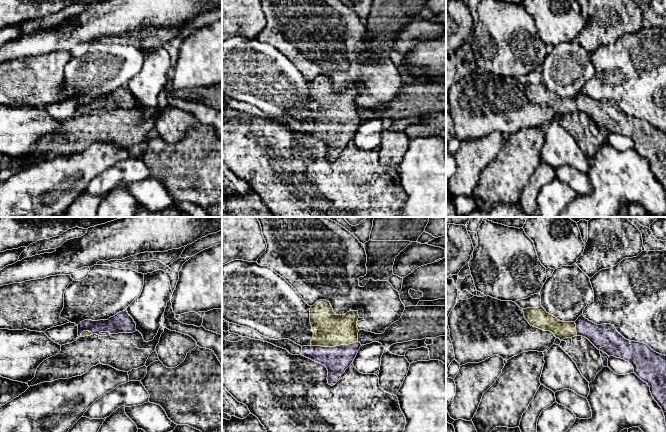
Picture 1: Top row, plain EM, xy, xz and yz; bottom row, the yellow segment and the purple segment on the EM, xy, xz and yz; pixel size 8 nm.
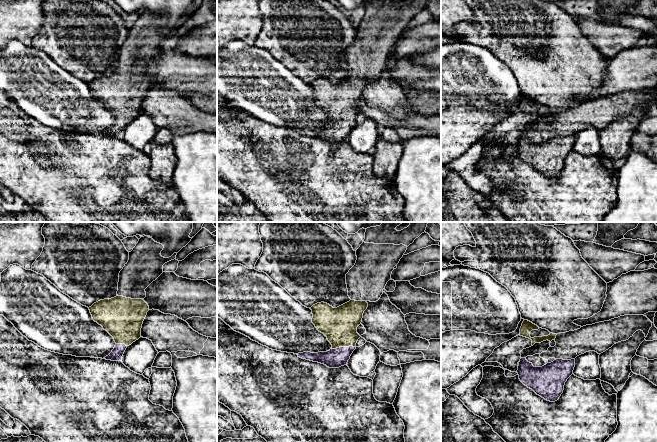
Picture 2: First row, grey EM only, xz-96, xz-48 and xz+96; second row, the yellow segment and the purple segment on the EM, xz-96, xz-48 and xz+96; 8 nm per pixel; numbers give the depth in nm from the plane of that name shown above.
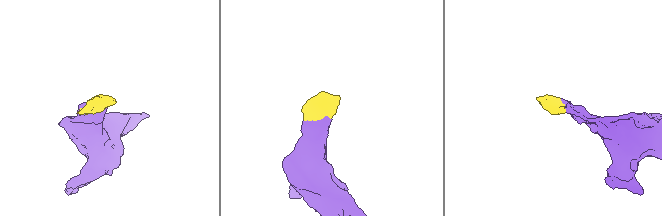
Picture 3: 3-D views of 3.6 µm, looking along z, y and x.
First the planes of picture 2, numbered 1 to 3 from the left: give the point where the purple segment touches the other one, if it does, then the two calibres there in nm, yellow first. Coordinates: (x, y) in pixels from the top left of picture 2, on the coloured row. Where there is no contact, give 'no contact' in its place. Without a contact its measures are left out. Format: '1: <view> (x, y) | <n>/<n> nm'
1: xz-96 (121, 343) | 320/100 nm
2: xz-48 (343, 346) | 280/160 nm
3: no contact

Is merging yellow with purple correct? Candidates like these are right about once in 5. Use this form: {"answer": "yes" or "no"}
{"answer": "yes"}

